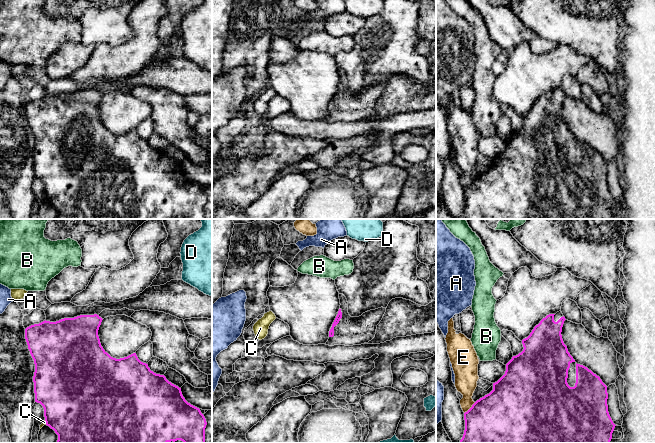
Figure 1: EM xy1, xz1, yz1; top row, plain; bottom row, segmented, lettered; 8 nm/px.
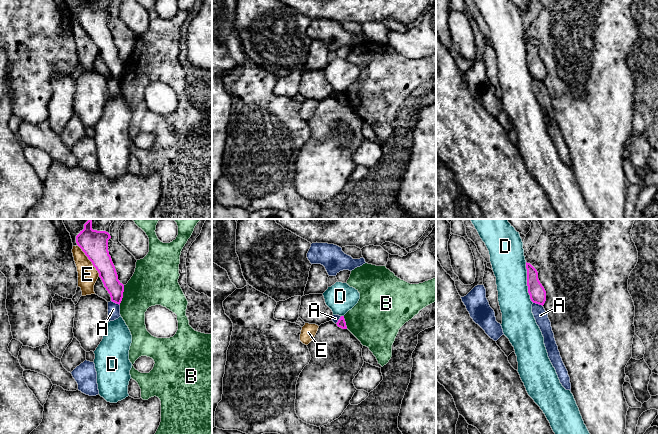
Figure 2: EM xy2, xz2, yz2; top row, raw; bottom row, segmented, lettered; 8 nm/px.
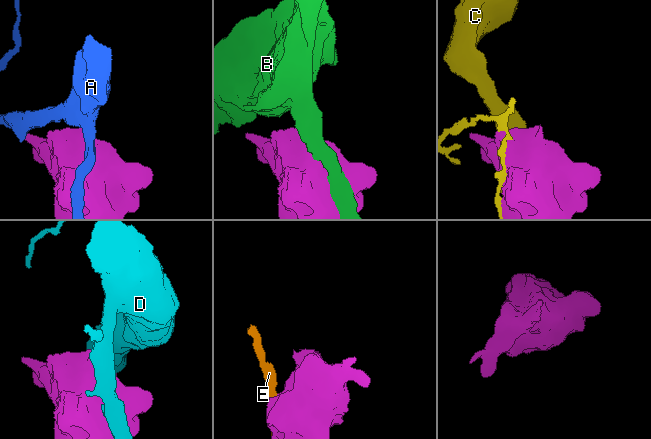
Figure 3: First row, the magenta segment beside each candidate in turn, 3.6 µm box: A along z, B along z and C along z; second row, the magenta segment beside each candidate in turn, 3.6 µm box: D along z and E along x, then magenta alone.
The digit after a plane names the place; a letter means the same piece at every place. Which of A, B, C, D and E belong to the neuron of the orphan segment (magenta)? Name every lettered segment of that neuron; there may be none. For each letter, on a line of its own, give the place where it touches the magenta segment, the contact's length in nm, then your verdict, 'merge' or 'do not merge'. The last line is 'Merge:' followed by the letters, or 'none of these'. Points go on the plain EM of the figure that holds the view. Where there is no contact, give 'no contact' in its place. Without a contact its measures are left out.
A: meets magenta in yz2 at (538, 79); contact 90 nm long; do not merge
B: meets magenta in xy2 at (122, 71); contact 170 nm long; do not merge
C: meets magenta in xy1 at (45, 197); contact 40 nm long; do not merge
D: meets magenta in yz2 at (527, 58); contact 340 nm long; do not merge
E: meets magenta in xy2 at (89, 35); contact 320 nm long; do not merge
Merge: none of these

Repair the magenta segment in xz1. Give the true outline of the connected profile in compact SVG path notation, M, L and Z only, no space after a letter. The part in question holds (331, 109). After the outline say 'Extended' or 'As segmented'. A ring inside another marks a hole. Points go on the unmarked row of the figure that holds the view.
M339 70L340 85L329 107L329 115L325 119L334 121L361 121L371 117L376 110L377 101L382 96L386 84L378 84L363 89L359 93L351 93L348 89L348 78L343 70Z. Extended

